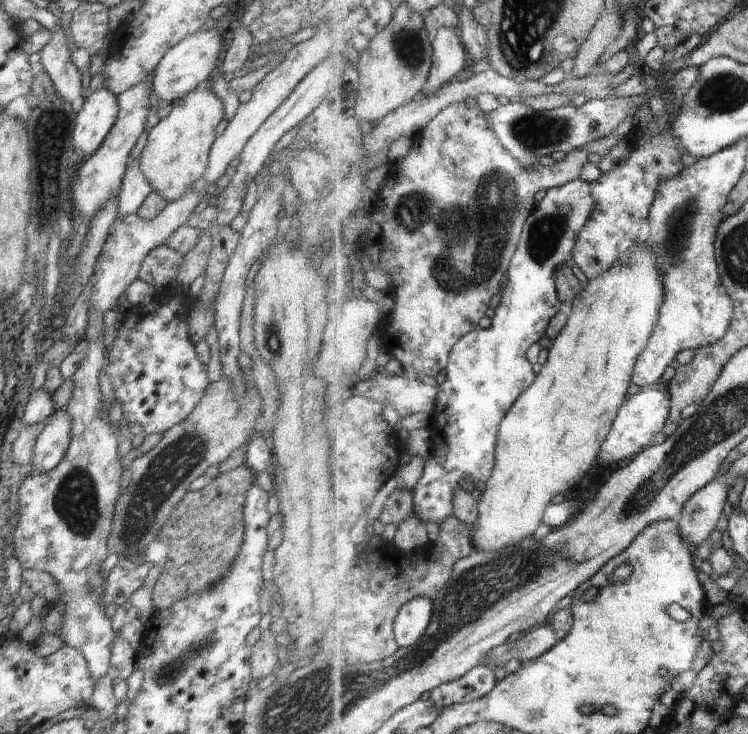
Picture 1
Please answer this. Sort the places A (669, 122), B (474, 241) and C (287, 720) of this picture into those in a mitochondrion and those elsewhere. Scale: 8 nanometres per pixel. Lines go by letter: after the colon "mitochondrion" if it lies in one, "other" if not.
A: other
B: mitochondrion
C: mitochondrion

